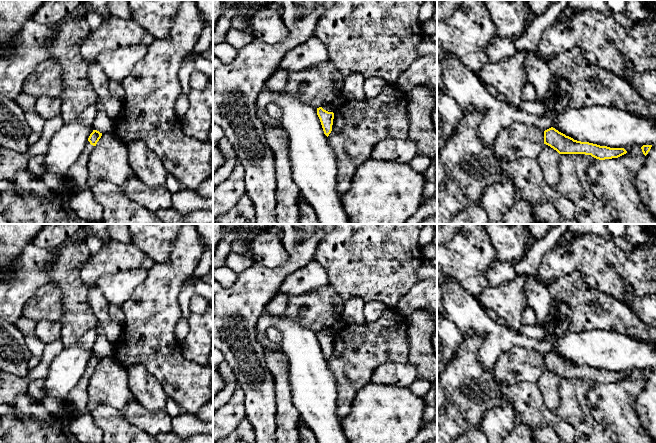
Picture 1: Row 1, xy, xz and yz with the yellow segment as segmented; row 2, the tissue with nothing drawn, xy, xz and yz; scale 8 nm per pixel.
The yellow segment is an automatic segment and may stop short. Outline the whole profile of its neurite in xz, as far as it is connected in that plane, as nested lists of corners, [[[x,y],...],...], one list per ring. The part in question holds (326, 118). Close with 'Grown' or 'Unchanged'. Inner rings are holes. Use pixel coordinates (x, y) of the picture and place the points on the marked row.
[[[322,107],[317,108],[317,115],[320,119],[324,134],[328,137],[332,131],[334,113],[324,110]]]. Unchanged

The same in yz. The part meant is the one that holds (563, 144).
[[[553,127],[544,131],[544,144],[550,146],[559,154],[585,154],[599,160],[618,158],[627,153],[624,148],[610,148],[574,140]]]. Unchanged

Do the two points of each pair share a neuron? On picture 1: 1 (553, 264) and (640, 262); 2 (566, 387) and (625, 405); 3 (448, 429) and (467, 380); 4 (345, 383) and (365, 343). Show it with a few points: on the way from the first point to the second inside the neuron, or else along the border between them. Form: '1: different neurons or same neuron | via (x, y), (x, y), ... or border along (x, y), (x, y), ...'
1: same neuron | via (575, 261), (611, 261), (618, 264)
2: different neurons | border along (594, 382), (587, 394), (587, 405), (591, 416)
3: same neuron | via (455, 417), (465, 406), (467, 392)
4: same neuron | via (352, 373), (356, 353)

